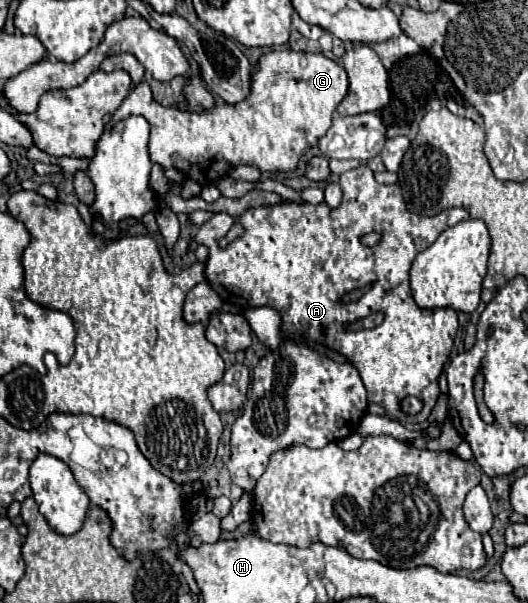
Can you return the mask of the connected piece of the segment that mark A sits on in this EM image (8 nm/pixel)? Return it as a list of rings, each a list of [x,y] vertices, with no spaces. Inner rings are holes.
[[[367,165],[345,171],[341,175],[341,191],[343,201],[337,209],[329,209],[327,203],[311,205],[293,201],[281,201],[271,207],[249,209],[239,217],[239,223],[245,229],[243,235],[229,243],[225,249],[219,247],[219,239],[225,237],[235,219],[227,213],[215,213],[215,217],[203,223],[199,233],[195,235],[197,243],[209,247],[209,259],[205,263],[207,283],[225,303],[239,307],[269,305],[279,311],[283,321],[283,333],[303,335],[311,343],[321,343],[345,355],[347,361],[359,369],[369,393],[369,403],[381,405],[387,419],[401,423],[423,423],[439,397],[439,375],[453,347],[453,337],[457,333],[457,313],[453,309],[417,307],[409,287],[409,269],[419,251],[429,247],[445,229],[457,225],[459,221],[467,221],[469,213],[461,207],[451,207],[443,209],[435,217],[413,215],[405,205],[401,187],[377,183],[373,171]],[[367,233],[379,233],[381,241],[375,247],[361,247],[361,237]],[[377,311],[385,315],[381,325],[361,331],[345,329],[345,323]],[[407,395],[415,395],[425,403],[423,411],[415,417],[405,415],[399,409],[401,399]]]

